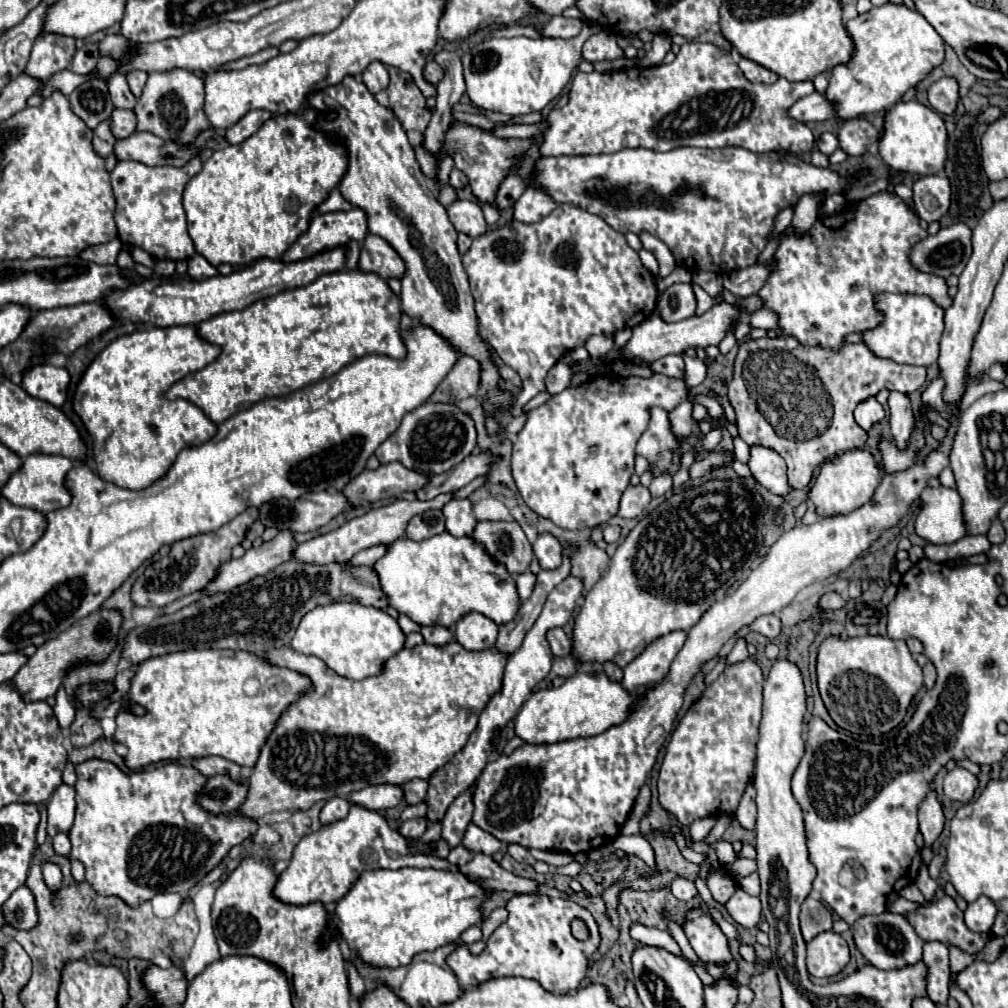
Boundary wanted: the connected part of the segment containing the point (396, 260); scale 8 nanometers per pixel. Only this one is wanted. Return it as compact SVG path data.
M368 234L362 252L360 252L360 266L364 272L378 274L380 278L404 278L404 260L396 254L396 250L380 236Z

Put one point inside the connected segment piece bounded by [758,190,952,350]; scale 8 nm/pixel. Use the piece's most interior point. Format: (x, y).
(824, 282)

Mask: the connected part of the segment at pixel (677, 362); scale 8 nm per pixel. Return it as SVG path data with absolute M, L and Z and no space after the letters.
M675 355L668 360L664 360L655 367L654 372L666 374L666 376L670 376L670 378L680 378L680 376L684 374L684 362L682 362L682 356Z

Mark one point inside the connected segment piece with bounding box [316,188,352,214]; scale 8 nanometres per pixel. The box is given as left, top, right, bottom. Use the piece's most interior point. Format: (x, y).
(334, 202)

